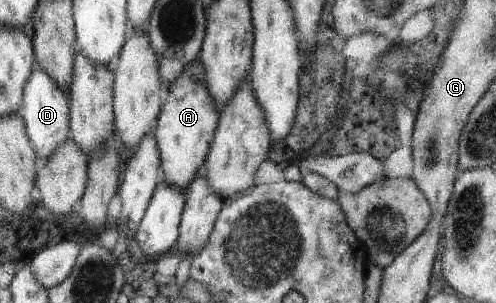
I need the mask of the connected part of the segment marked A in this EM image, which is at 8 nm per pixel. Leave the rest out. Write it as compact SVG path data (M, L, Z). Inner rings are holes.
M198 57L169 85L169 96L161 107L152 130L161 159L160 175L165 182L186 191L189 183L204 168L218 120L219 111L215 99L208 91L205 67Z

